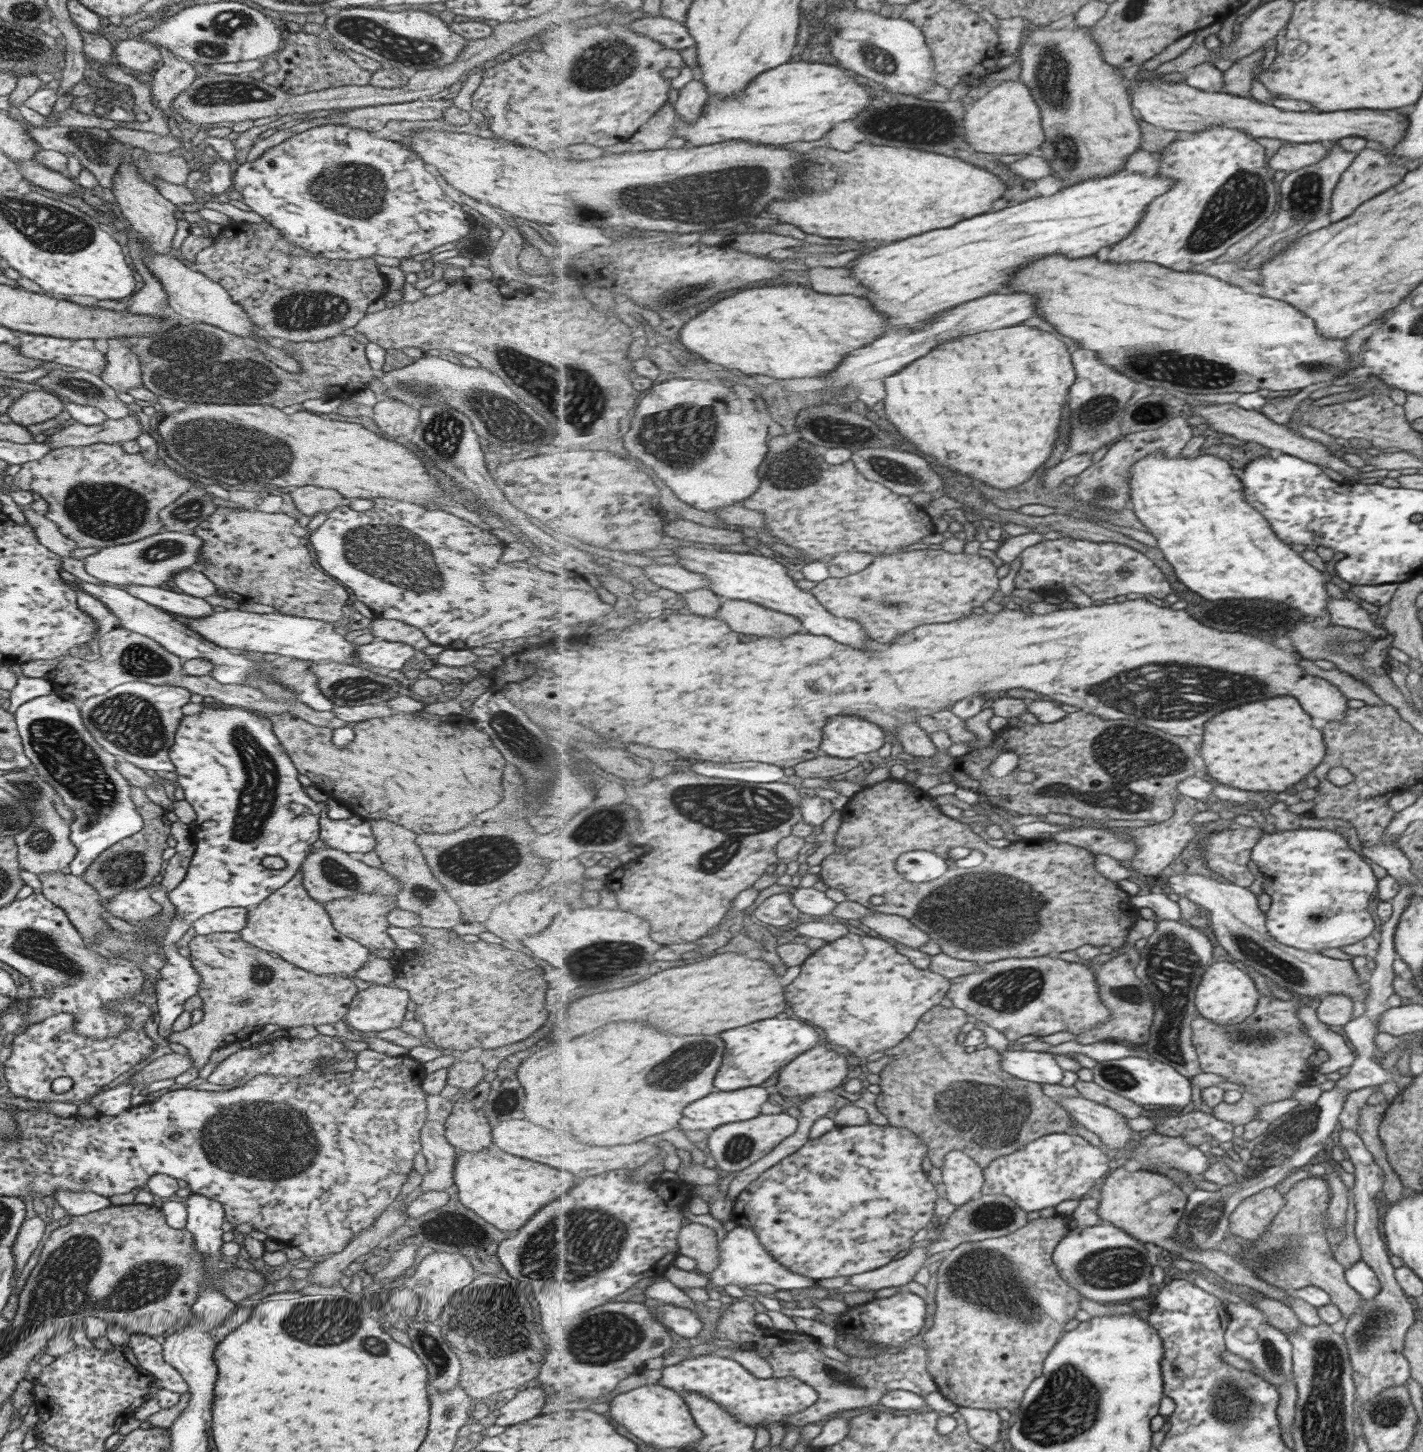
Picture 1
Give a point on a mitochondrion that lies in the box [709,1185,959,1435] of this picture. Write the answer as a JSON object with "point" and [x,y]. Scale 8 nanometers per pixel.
{"point":[851,1379]}

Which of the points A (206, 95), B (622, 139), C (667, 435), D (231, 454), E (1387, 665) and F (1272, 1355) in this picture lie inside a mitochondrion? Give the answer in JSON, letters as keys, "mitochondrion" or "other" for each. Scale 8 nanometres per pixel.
{"A":"mitochondrion","B":"other","C":"mitochondrion","D":"mitochondrion","E":"other","F":"mitochondrion"}

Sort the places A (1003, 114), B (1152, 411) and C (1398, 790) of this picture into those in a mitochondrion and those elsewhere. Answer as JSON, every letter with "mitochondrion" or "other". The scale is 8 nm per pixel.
{"A":"other","B":"mitochondrion","C":"other"}

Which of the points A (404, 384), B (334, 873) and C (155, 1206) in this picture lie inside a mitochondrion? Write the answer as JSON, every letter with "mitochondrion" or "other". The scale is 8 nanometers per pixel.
{"A":"mitochondrion","B":"mitochondrion","C":"other"}

